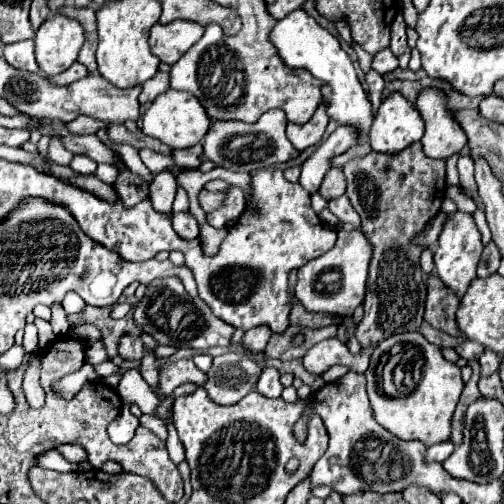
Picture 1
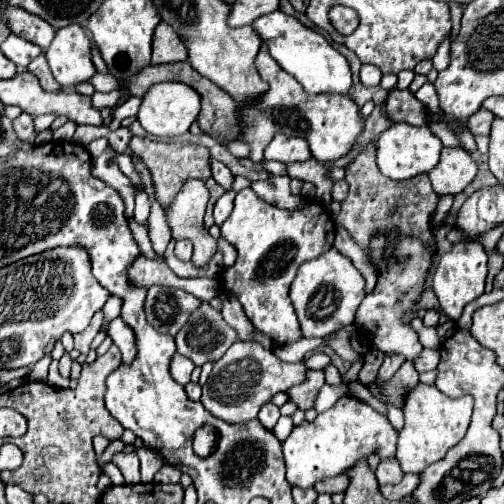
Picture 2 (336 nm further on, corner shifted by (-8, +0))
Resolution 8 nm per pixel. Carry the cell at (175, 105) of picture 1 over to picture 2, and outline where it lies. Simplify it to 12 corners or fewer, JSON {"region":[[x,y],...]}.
{"region":[[180,82],[148,88],[136,118],[148,134],[188,132],[200,96]]}

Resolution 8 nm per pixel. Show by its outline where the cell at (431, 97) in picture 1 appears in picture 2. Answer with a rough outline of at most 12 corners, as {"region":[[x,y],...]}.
{"region":[[442,148],[428,174],[438,196],[460,194],[478,166],[462,148]]}

